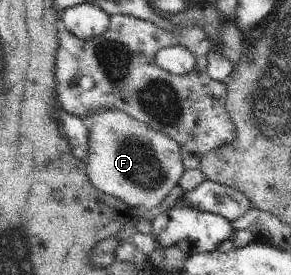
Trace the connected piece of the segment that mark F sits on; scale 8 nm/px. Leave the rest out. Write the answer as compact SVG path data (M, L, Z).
M97 109L90 114L90 117L93 123L88 127L89 154L85 162L91 184L105 194L120 198L138 215L159 206L185 172L181 145L160 130L155 130L147 123L135 120L119 109Z

